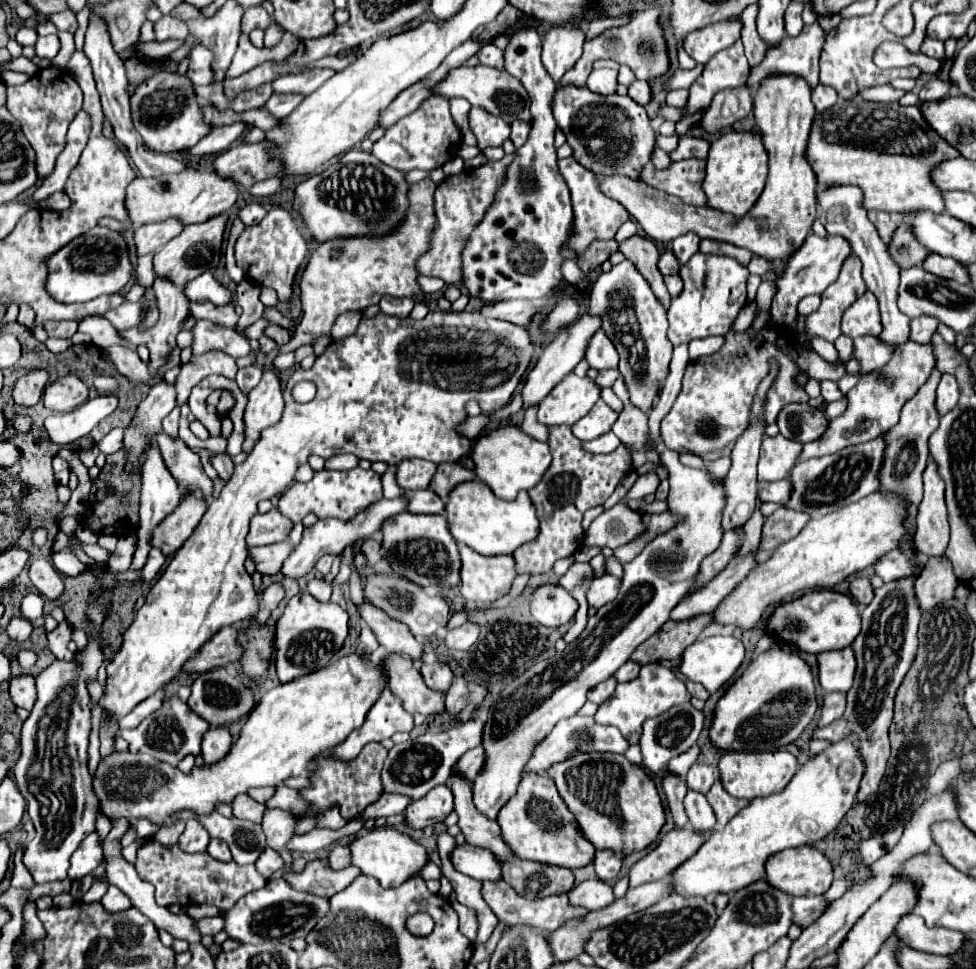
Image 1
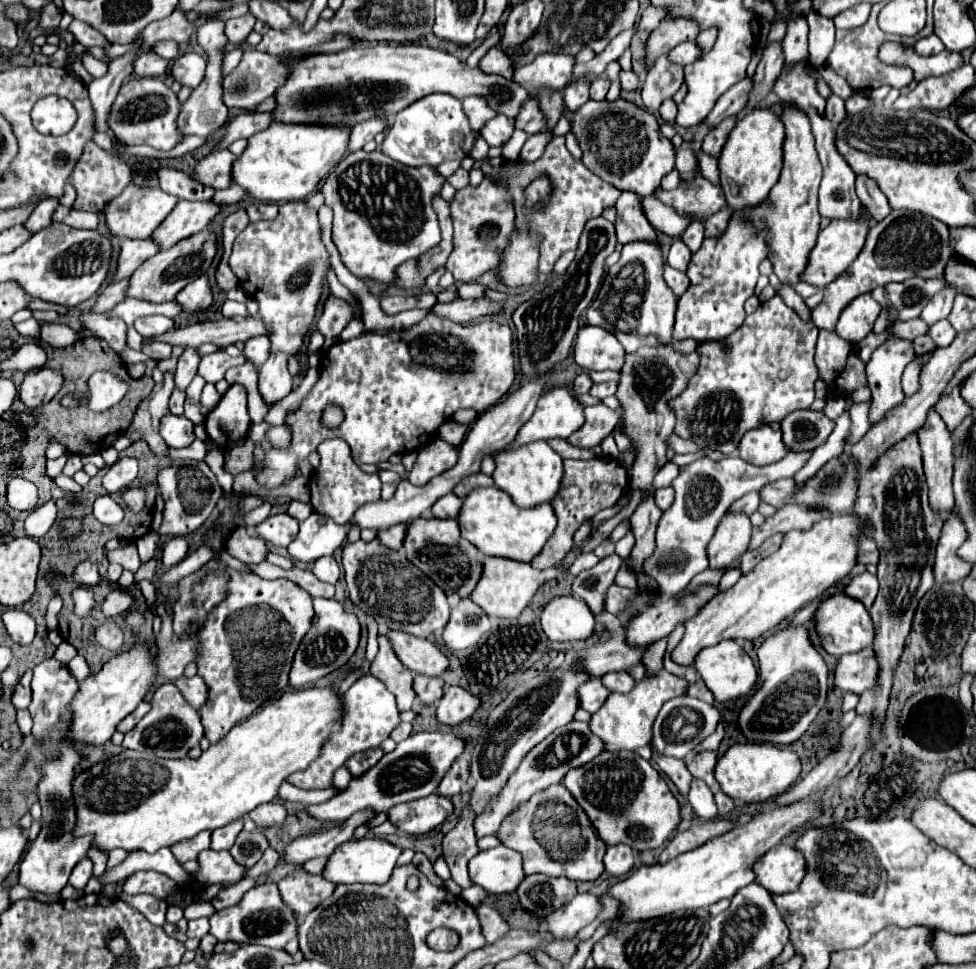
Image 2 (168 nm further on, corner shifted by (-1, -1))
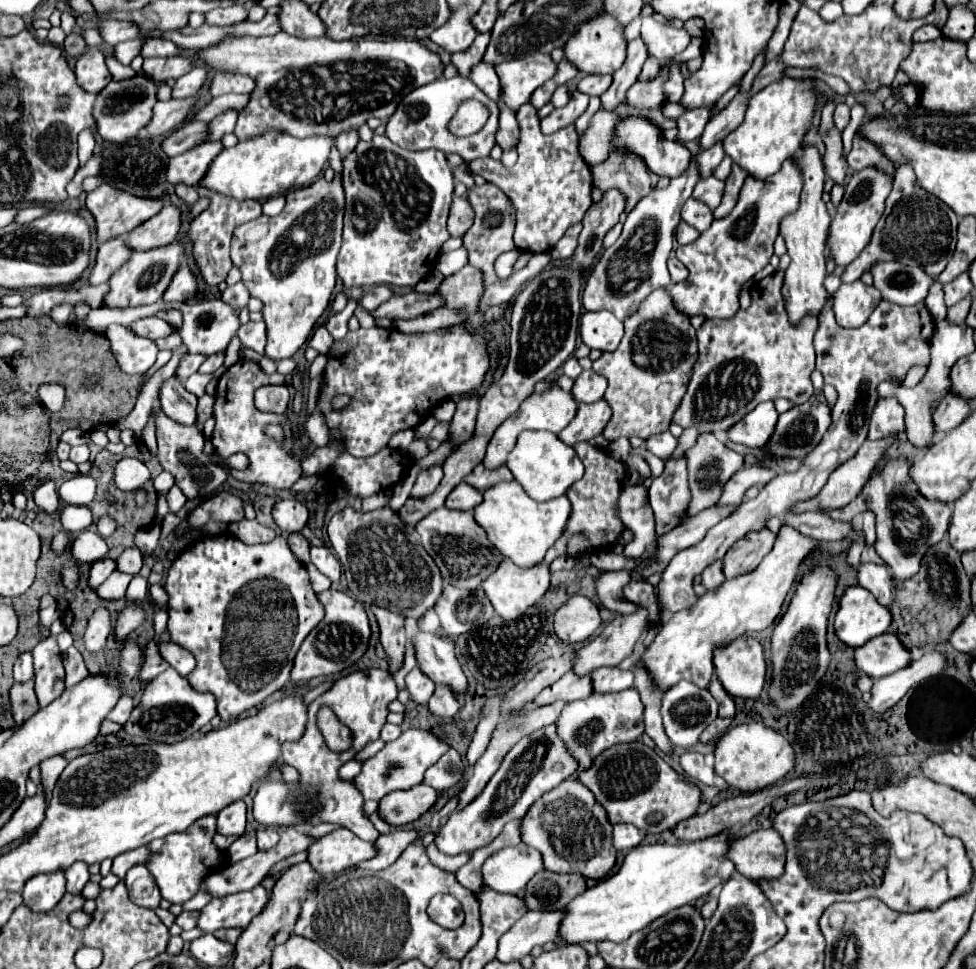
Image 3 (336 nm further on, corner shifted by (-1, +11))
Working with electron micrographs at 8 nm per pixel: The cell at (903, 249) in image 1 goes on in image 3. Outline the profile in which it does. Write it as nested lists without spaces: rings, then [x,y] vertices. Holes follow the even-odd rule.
[[[900,165],[896,169],[896,179],[888,195],[886,209],[872,233],[872,239],[866,245],[866,249],[850,265],[846,265],[842,273],[842,283],[854,283],[862,277],[862,273],[870,271],[876,261],[892,261],[892,259],[912,265],[928,261],[928,273],[932,277],[938,277],[954,253],[956,227],[958,227],[956,213],[942,203],[942,215],[940,215],[940,199],[936,199],[934,195],[926,193],[916,185],[914,171],[910,165]]]

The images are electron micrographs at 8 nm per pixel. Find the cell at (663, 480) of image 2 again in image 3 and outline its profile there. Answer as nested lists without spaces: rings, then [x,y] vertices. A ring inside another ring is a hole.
[[[696,427],[684,429],[682,435],[678,439],[678,446],[676,447],[674,453],[672,453],[672,457],[676,459],[676,457],[680,457],[680,455],[682,455],[687,449],[694,446],[698,435],[700,435],[700,433]]]

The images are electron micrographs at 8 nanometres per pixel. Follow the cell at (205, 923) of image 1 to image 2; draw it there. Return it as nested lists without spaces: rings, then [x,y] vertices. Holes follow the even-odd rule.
[[[194,919],[194,921],[188,921],[186,935],[194,937],[194,939],[202,939],[208,933],[208,929],[210,929],[208,919]]]

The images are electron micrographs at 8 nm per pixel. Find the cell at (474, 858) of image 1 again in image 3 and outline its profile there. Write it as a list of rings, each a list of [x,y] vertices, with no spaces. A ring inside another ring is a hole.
[[[524,843],[500,849],[488,857],[482,865],[484,885],[498,893],[518,895],[524,891],[524,885],[532,879],[534,873],[542,871],[540,853]]]

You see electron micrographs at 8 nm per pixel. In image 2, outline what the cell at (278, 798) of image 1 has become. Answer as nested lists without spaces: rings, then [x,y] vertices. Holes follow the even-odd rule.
[[[416,733],[406,741],[398,743],[392,753],[386,753],[374,769],[368,769],[358,779],[352,779],[346,791],[336,795],[334,799],[322,805],[310,805],[308,811],[312,817],[322,821],[346,821],[356,811],[372,809],[374,813],[388,811],[398,803],[408,803],[414,799],[422,799],[436,791],[436,785],[442,781],[444,773],[450,765],[462,755],[466,739],[456,737],[452,733]]]

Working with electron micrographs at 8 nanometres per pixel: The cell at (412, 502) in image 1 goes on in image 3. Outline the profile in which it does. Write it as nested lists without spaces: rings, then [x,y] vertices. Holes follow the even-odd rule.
[[[462,481],[460,485],[456,485],[456,489],[452,489],[450,497],[446,499],[446,507],[460,509],[460,511],[472,511],[480,501],[482,501],[482,493]]]

